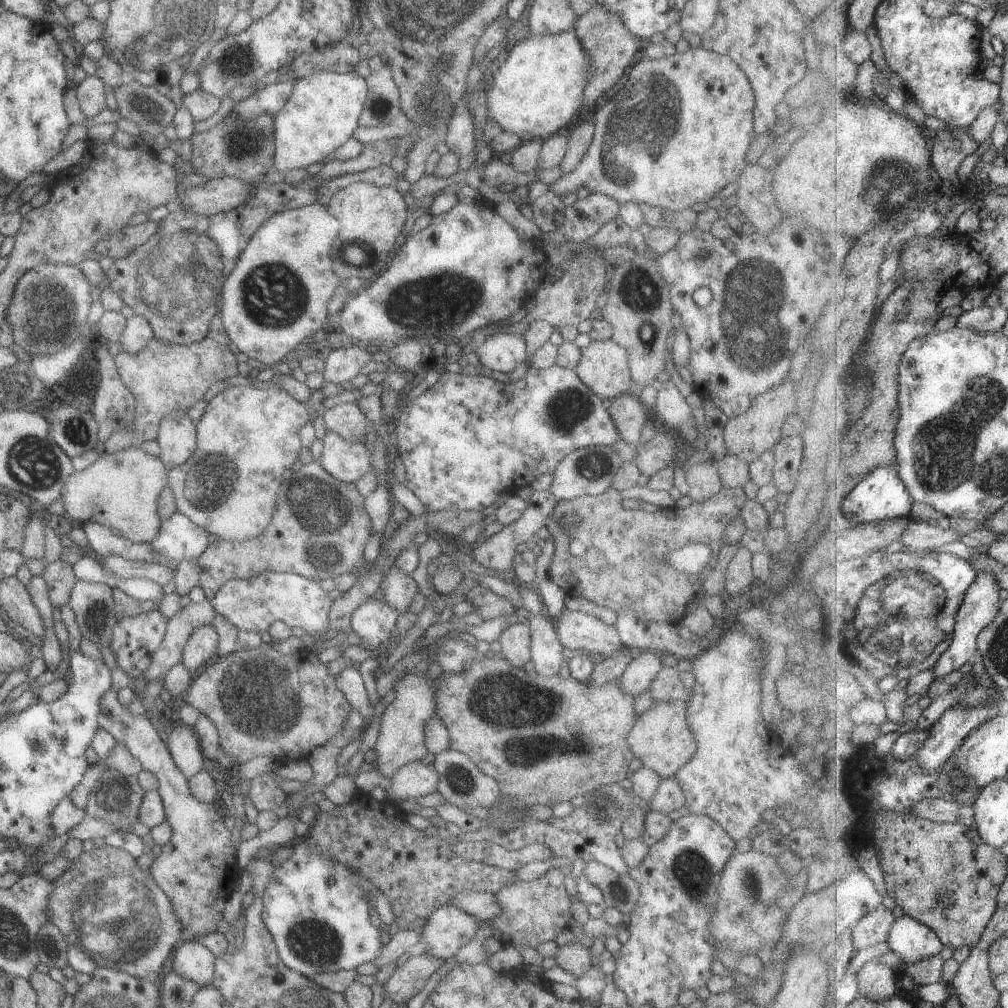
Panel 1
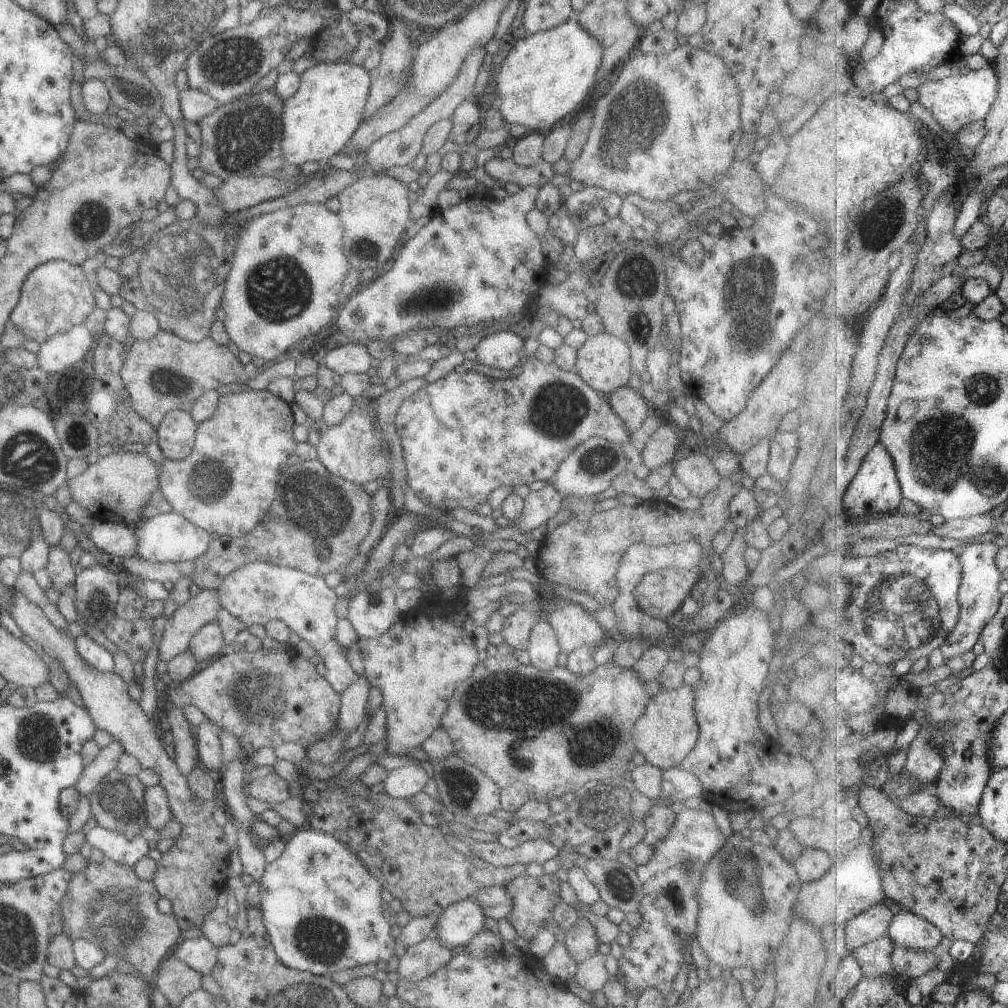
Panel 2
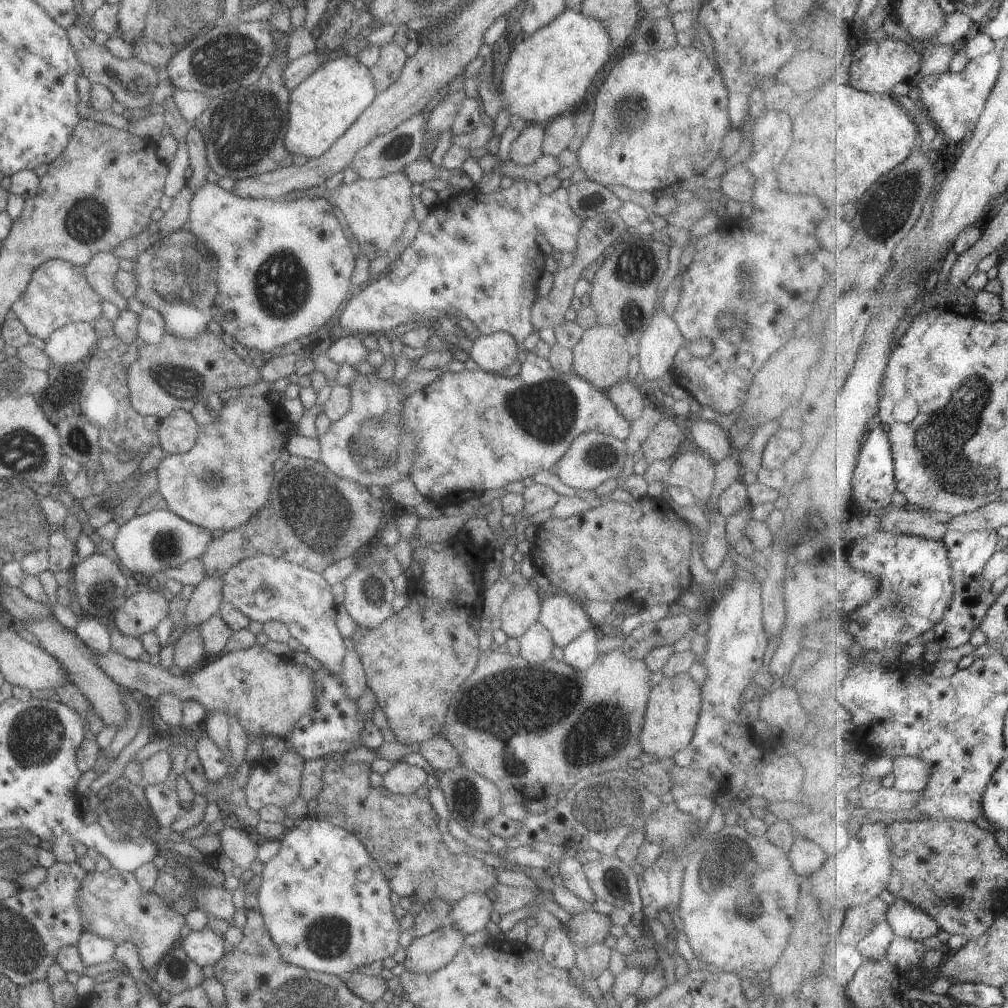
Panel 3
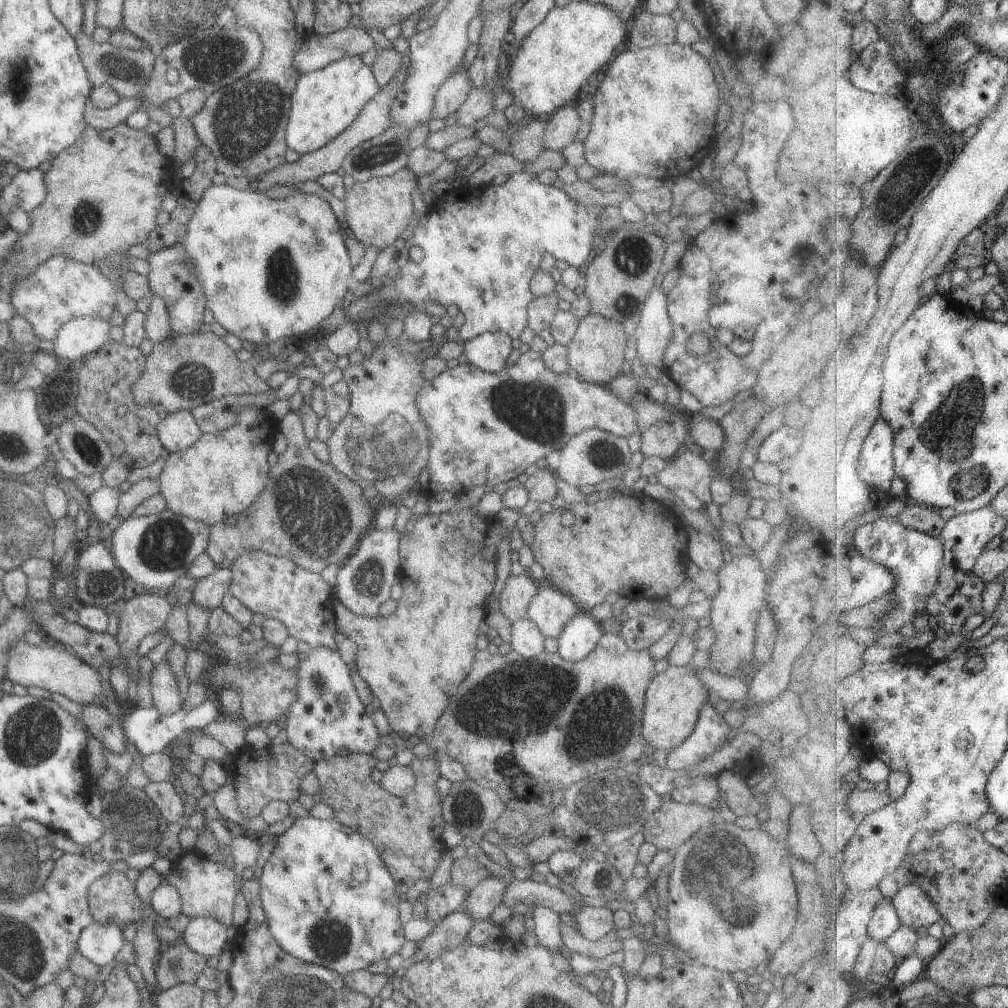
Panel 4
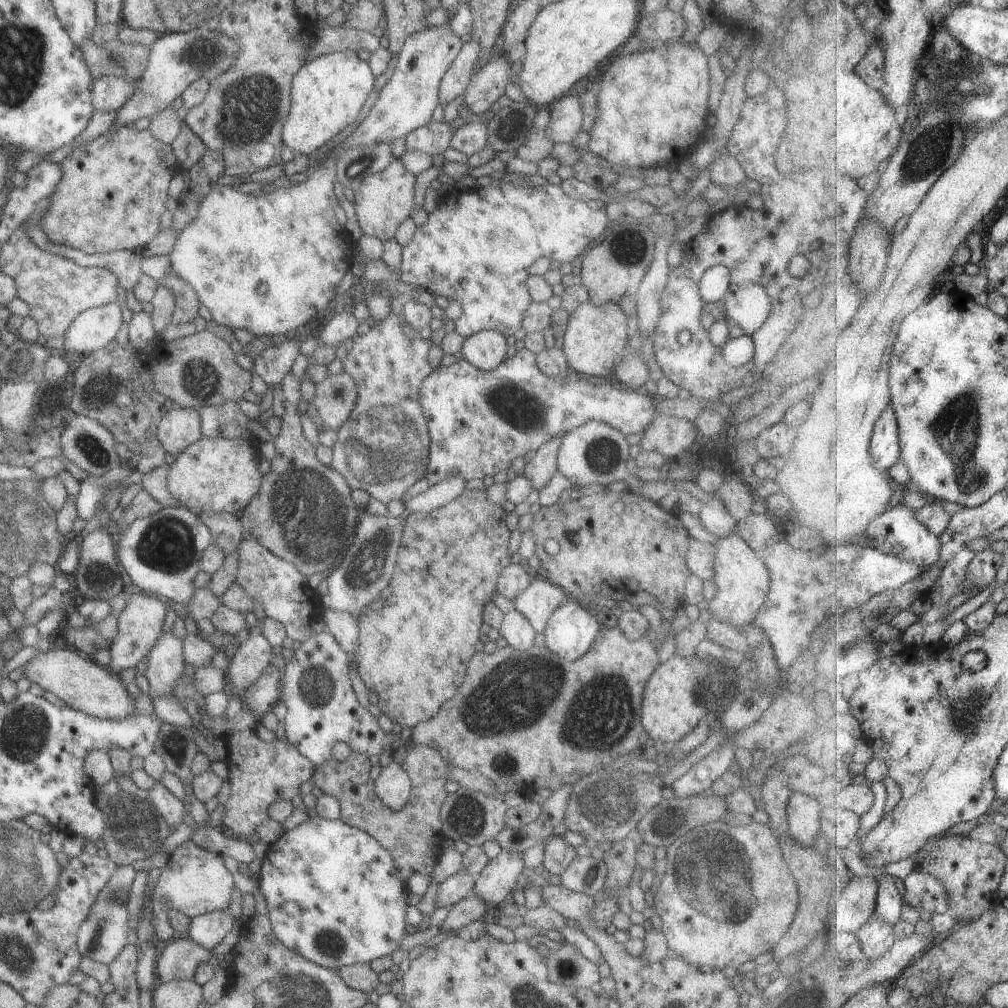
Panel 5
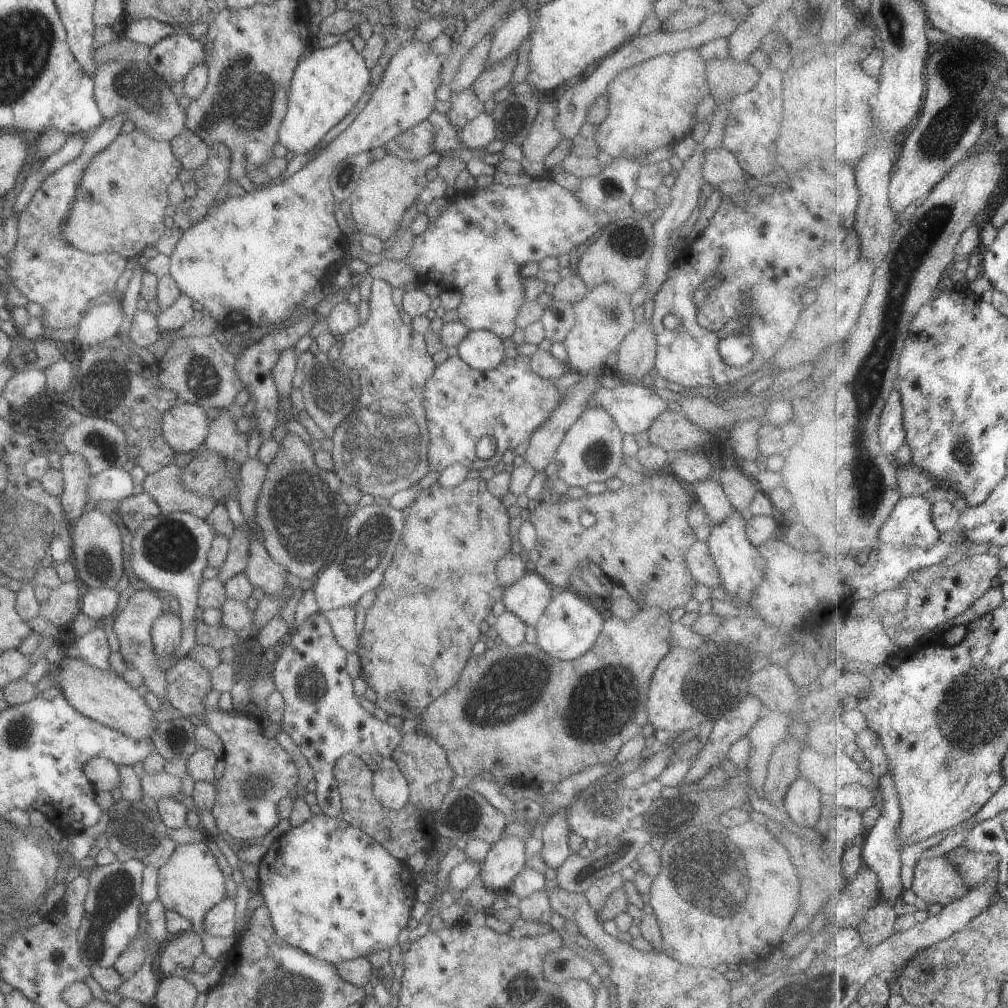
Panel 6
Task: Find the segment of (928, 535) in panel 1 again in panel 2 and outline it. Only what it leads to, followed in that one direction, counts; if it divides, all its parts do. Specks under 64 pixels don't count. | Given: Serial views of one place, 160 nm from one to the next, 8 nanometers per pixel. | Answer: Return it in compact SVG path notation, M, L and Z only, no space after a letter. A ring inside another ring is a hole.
M989 513L968 519L952 520L951 522L945 520L941 525L933 525L931 533L961 540L975 538L975 536L981 538L982 534L993 530L998 520L999 518L989 516Z

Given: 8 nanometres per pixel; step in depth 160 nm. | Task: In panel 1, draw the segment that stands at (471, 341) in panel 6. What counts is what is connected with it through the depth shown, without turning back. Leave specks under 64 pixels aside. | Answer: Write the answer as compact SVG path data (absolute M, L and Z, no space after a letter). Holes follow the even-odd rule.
M519 333L490 335L482 344L474 347L474 352L482 366L499 372L511 372L527 361L524 340Z

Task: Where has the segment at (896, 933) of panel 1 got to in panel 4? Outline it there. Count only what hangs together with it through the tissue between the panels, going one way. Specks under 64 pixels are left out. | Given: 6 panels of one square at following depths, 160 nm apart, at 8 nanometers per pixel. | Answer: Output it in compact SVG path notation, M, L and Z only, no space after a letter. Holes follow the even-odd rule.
M903 885L891 899L903 926L925 930L931 924L942 923L942 916L933 899L917 885Z

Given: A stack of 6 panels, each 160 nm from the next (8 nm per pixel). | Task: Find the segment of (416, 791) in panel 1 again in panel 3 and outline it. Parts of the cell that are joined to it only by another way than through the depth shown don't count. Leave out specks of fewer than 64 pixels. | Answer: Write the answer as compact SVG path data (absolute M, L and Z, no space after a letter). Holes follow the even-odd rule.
M396 761L393 766L382 774L381 787L398 795L408 795L419 790L425 784L427 774L422 768Z

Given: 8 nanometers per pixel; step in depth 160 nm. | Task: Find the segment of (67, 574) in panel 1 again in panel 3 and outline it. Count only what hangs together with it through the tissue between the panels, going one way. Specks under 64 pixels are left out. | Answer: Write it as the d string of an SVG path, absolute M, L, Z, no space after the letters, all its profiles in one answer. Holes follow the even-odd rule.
M61 527L57 530L46 532L46 551L48 554L47 571L55 574L69 570L76 563L74 543L65 538Z

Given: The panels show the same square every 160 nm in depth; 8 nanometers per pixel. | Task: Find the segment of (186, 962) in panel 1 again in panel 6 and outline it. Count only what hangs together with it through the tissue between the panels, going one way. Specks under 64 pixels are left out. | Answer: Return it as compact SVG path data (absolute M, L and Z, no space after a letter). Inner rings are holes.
M226 895L203 915L202 932L212 937L231 937L235 932L233 912L234 901Z

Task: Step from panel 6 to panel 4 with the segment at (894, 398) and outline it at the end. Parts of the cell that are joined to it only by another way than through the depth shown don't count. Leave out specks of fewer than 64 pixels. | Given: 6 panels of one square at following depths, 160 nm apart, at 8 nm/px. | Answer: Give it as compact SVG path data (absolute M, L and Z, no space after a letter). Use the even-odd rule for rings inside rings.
M883 418L873 425L865 439L860 456L859 474L884 500L889 498L889 488L895 478L894 446L896 432Z

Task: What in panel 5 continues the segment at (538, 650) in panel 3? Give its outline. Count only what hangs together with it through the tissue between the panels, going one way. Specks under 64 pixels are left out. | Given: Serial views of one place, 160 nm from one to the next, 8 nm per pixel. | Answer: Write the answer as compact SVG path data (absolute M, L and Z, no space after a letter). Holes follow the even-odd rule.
M511 608L503 615L498 634L505 638L505 642L511 648L521 652L534 644L536 632L531 628L524 616L521 616L514 608Z

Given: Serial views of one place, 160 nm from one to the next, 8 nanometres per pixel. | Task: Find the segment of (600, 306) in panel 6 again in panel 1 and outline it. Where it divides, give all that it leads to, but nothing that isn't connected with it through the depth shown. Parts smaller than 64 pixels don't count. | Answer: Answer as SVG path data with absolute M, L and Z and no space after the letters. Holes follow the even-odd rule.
M610 339L589 341L580 349L579 362L572 368L579 380L600 399L611 400L627 393L631 384L625 349Z

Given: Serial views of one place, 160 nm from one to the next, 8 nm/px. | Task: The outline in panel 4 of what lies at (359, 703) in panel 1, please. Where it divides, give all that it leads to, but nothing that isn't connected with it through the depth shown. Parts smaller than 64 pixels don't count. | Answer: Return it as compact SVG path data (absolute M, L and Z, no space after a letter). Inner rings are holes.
M244 551L233 559L229 570L231 578L226 592L234 596L252 614L257 613L266 619L281 621L288 632L288 636L293 637L296 641L305 642L305 644L308 644L309 649L325 647L326 649L336 650L338 643L333 639L333 634L337 631L331 604L333 597L330 586L318 573L303 570L295 566L288 558L276 557L261 551Z

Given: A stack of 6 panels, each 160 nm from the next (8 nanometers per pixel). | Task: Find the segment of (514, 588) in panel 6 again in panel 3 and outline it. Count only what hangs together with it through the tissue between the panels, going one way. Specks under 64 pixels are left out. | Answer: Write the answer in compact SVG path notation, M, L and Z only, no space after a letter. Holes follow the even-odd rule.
M552 589L542 593L537 622L549 631L552 643L561 649L585 629L595 626L580 602Z

